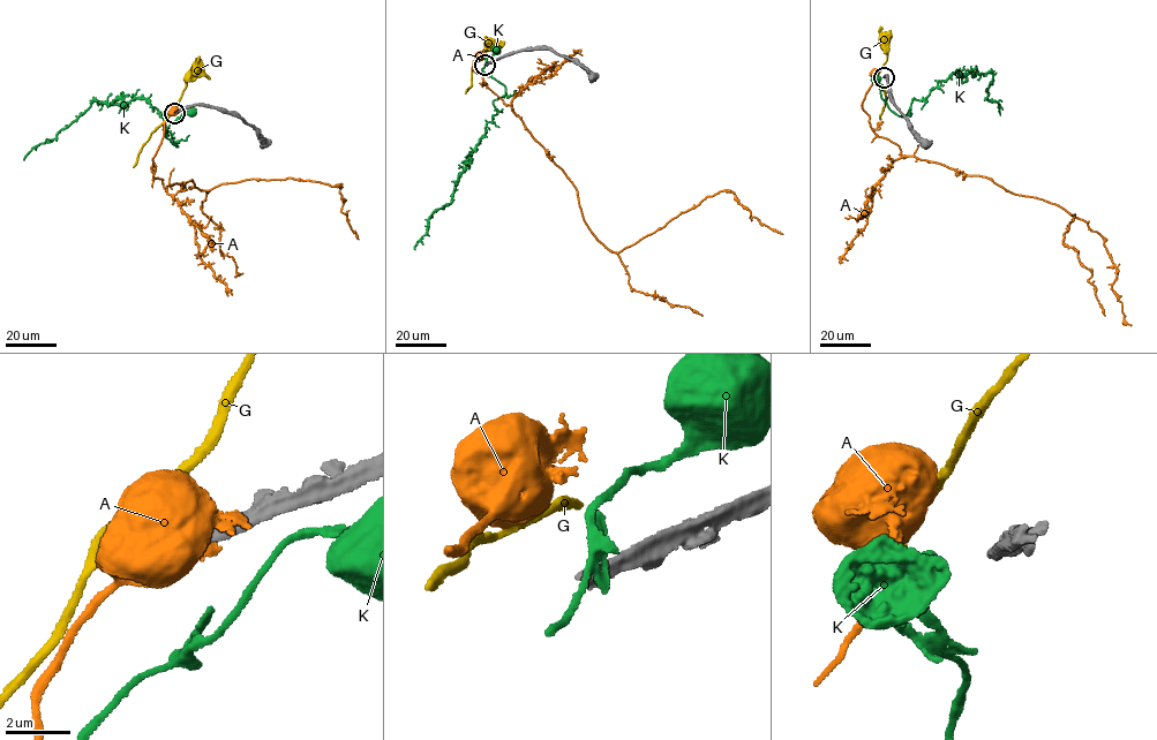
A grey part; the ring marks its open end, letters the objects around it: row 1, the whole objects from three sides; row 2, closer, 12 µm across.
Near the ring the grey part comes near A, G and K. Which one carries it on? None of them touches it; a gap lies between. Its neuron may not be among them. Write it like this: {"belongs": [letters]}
{"belongs": []}

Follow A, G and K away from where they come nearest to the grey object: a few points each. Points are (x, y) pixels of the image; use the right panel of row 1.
A: (878, 75), (863, 110), (874, 134), (903, 156), (986, 178), (1075, 214), (1062, 243), (1089, 269), (1105, 316)
G: (879, 72), (886, 61), (885, 38)
K: (878, 81), (881, 98), (902, 116), (958, 72), (991, 72), (986, 97), (1000, 115)

